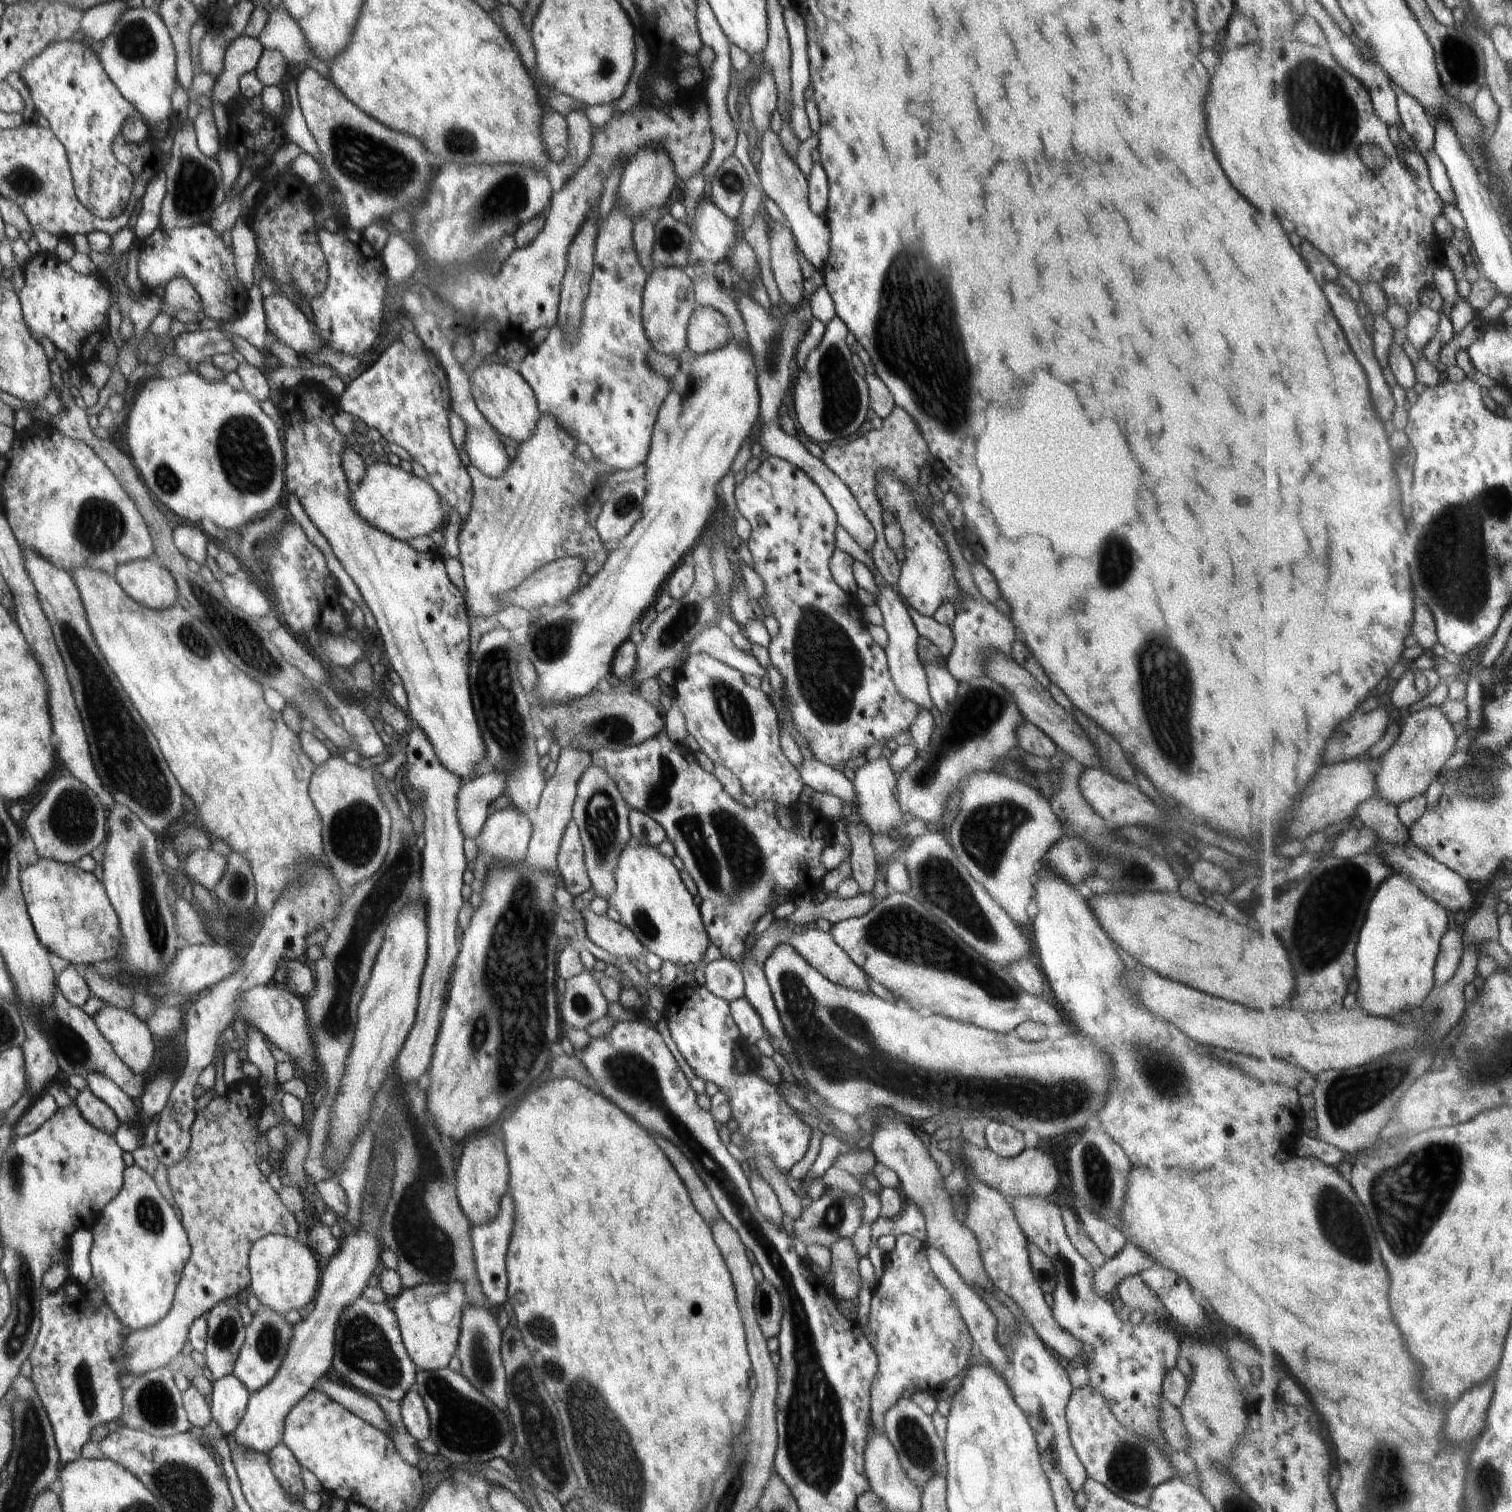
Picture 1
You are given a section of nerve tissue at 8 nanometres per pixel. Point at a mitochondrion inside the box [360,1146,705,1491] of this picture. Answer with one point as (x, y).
(444, 1399)

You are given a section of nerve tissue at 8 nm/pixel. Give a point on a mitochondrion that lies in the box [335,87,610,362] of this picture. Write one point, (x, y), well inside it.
(511, 195)

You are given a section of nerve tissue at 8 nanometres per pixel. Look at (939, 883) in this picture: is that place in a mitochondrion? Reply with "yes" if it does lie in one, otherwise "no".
yes

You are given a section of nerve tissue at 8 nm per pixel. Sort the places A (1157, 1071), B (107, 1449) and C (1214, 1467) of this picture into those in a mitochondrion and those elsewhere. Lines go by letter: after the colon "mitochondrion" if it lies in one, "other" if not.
A: mitochondrion
B: other
C: mitochondrion

